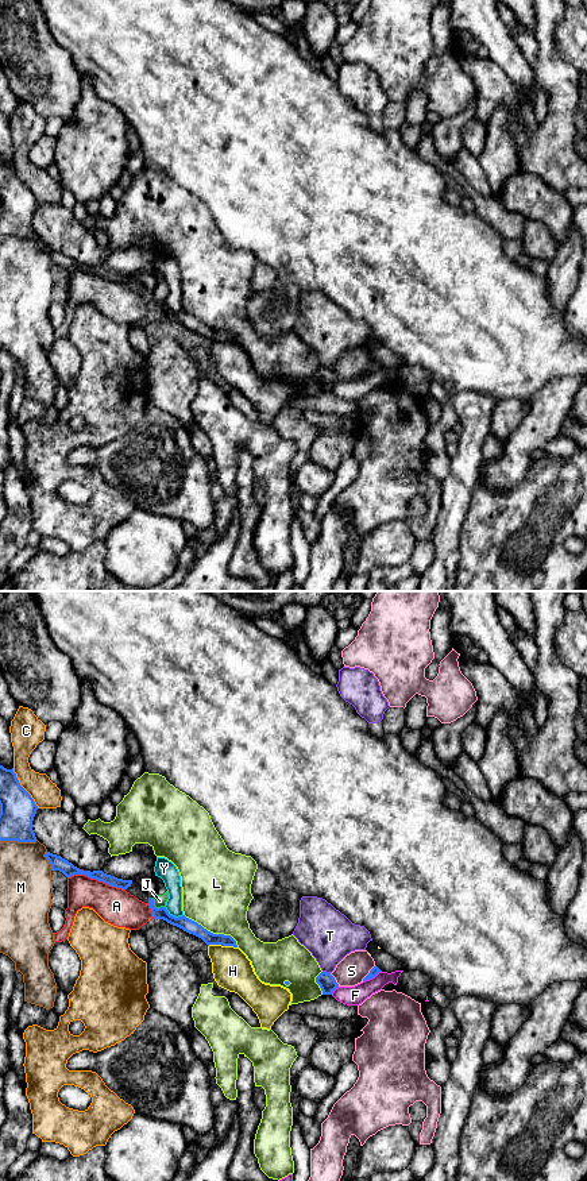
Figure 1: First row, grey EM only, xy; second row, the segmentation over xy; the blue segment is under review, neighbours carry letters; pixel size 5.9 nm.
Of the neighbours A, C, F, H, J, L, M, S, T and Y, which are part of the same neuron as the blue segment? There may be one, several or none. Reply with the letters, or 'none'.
none

